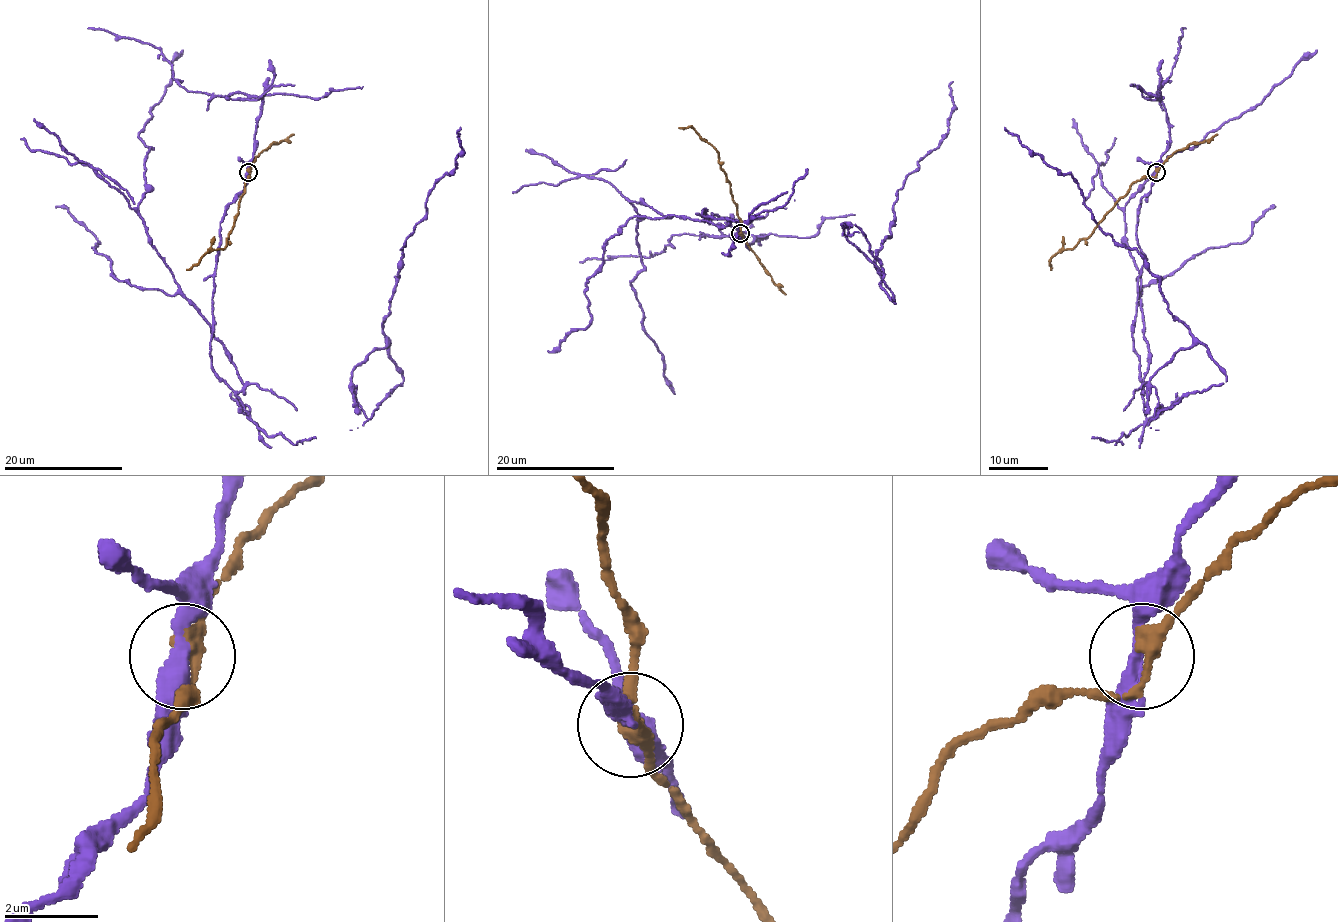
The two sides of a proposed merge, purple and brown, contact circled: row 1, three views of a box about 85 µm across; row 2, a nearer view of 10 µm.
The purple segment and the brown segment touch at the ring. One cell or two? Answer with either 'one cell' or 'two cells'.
two cells

